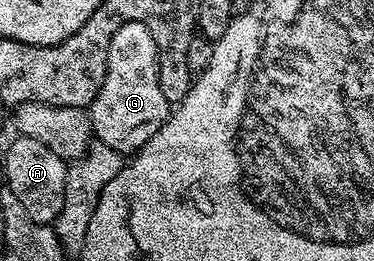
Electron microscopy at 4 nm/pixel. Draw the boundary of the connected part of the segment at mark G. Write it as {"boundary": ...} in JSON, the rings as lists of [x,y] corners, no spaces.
{"boundary":[[[123,21],[115,28],[110,37],[108,47],[108,67],[104,75],[104,83],[88,106],[90,115],[90,128],[93,136],[101,144],[108,145],[117,153],[133,155],[137,153],[156,131],[170,118],[172,102],[164,99],[164,91],[160,87],[160,75],[158,74],[158,44],[149,27],[143,21]]]}

